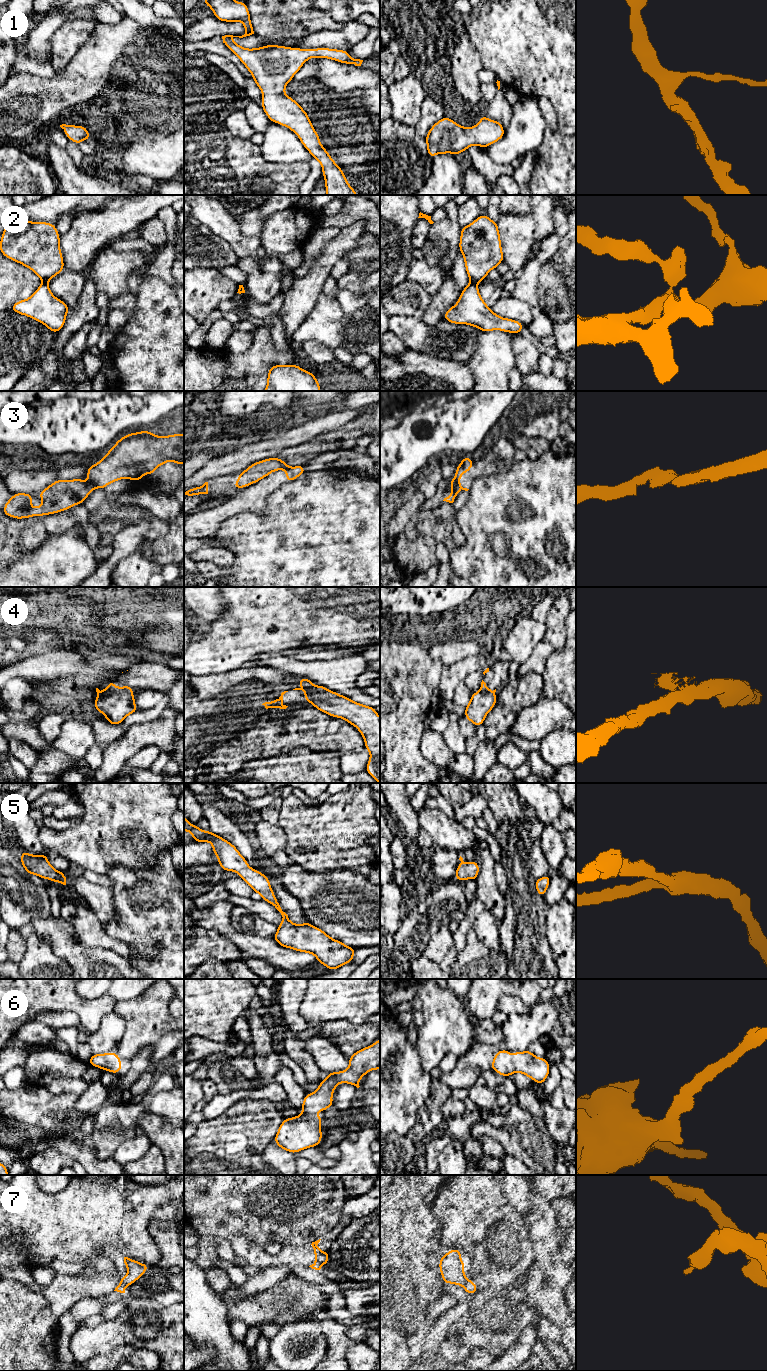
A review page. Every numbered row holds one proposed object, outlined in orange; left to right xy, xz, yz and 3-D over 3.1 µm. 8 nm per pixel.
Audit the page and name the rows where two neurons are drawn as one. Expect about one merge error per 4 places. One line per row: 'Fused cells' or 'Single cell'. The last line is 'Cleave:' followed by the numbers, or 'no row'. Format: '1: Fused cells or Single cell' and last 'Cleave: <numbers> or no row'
1: Single cell
2: Fused cells
3: Fused cells
4: Fused cells
5: Single cell
6: Single cell
7: Fused cells
Cleave: 2, 3, 4, 7

